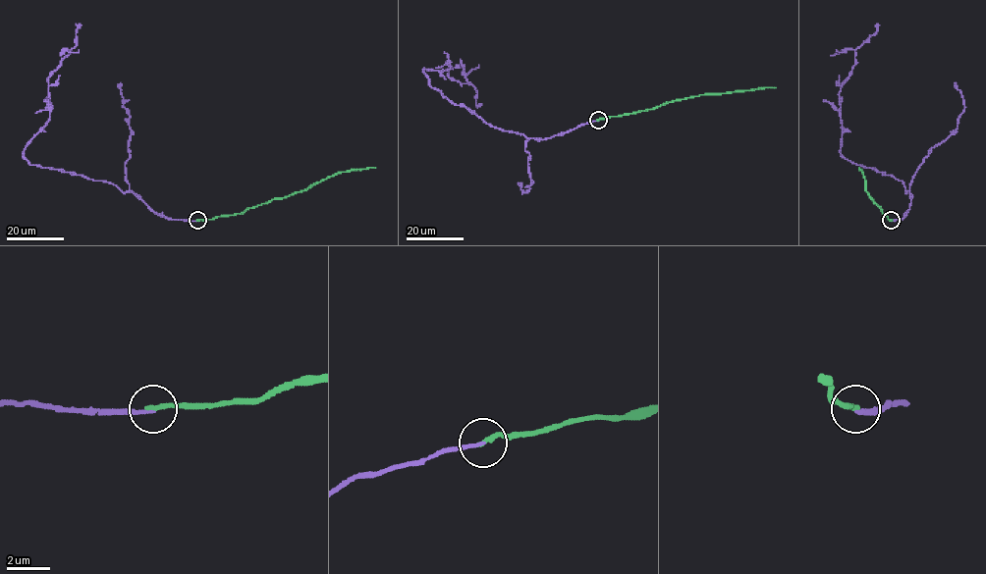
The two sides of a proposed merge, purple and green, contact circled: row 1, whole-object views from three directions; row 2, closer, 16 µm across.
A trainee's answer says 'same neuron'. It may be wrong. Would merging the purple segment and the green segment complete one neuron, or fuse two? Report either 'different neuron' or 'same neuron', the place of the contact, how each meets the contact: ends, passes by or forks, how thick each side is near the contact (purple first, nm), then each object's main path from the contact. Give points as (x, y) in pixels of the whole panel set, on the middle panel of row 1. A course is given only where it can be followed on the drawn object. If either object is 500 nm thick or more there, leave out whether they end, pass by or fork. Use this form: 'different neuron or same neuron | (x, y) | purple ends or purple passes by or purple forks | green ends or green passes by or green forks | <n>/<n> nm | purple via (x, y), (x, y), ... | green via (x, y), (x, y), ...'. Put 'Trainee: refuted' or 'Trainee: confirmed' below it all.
different neuron | (598, 120) | purple ends | green ends | 140/240 nm | purple via (598, 120), (527, 138), (452, 104), (422, 69), (452, 69), (448, 76), (470, 83), (479, 106) | green via (598, 120), (703, 94), (775, 87)
Trainee: refuted

